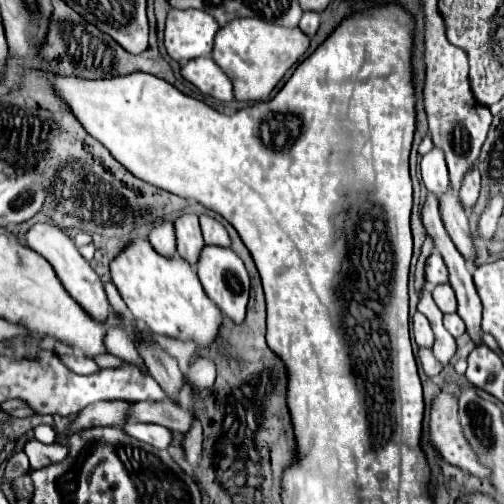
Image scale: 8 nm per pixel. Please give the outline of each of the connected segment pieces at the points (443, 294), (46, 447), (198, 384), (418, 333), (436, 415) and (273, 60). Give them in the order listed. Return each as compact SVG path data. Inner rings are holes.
M439 284L433 288L433 300L439 306L441 312L457 312L457 300L455 300L455 292L449 284Z
M31 440L25 444L23 452L29 456L29 462L33 468L45 468L45 466L63 462L69 454L69 446L59 444L59 442L43 444L39 440Z
M199 358L189 366L185 378L193 388L211 388L211 384L215 382L215 362L211 358Z
M415 312L415 316L413 316L413 336L415 336L417 346L431 348L435 342L435 334L431 330L431 324L421 312Z
M441 390L431 404L429 442L449 464L479 478L491 476L491 470L479 462L475 450L465 438L457 416L457 398L447 390Z
M235 18L217 32L213 60L231 78L237 100L265 102L269 100L271 90L279 84L285 72L293 68L307 52L309 42L311 38L299 28L285 28L271 22L263 22L259 18Z

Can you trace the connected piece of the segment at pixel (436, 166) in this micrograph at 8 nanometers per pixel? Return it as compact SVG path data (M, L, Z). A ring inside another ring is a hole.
M433 148L421 158L421 176L429 192L445 192L449 186L449 172L443 148Z

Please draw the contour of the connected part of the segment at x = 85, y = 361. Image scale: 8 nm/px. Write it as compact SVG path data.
M61 356L61 360L77 374L95 374L99 372L101 368L91 360L91 358L85 358L85 356Z

